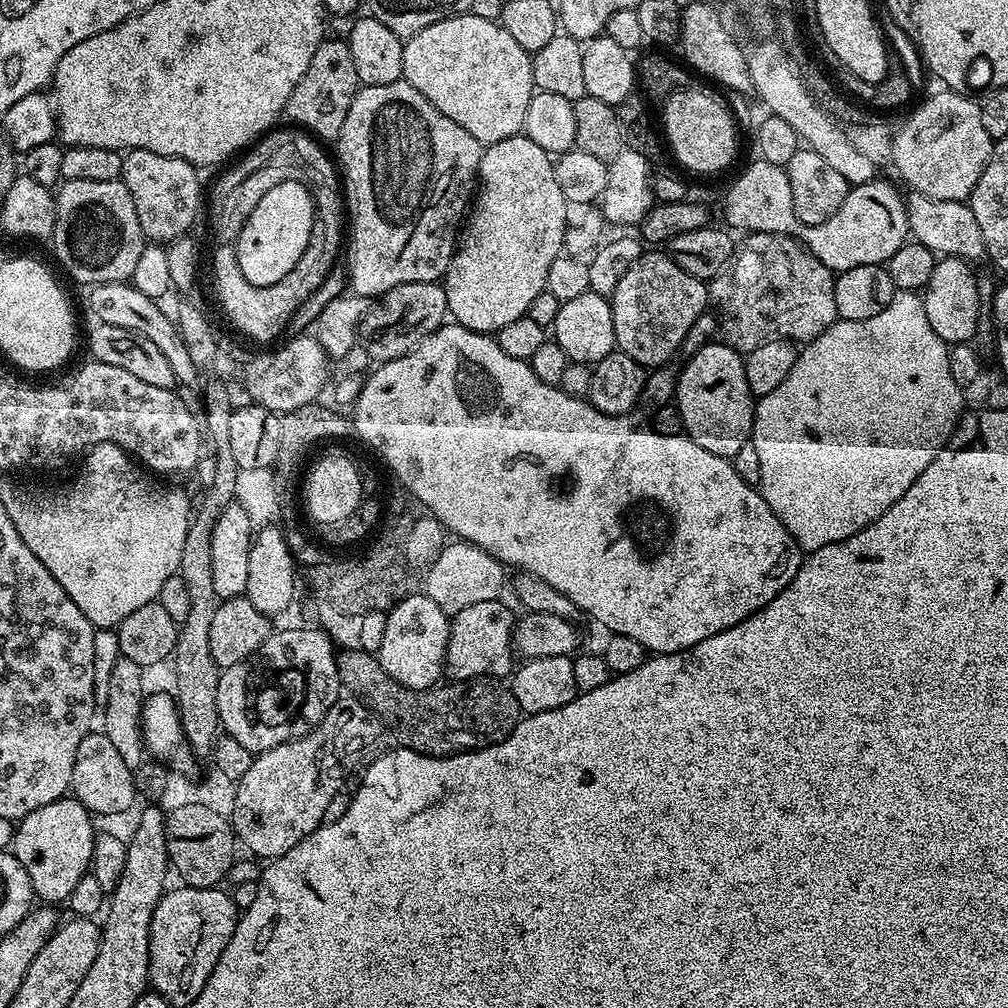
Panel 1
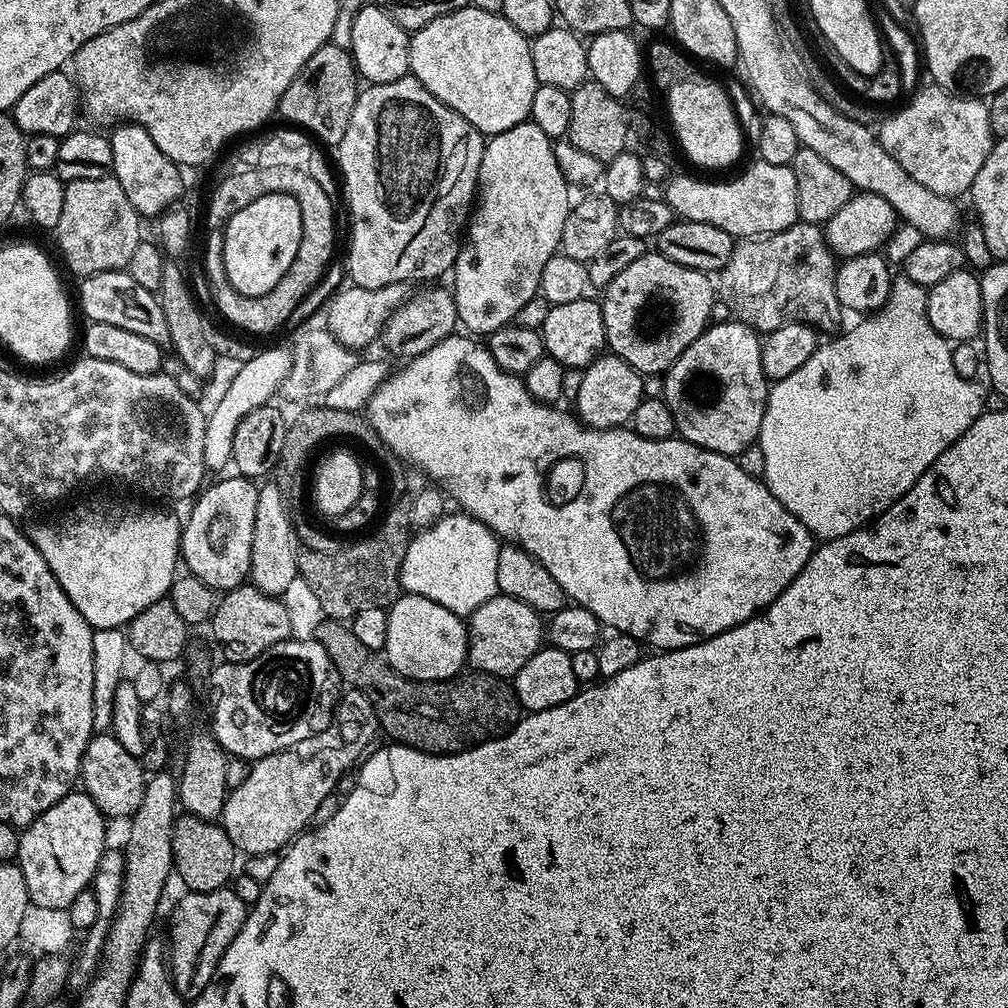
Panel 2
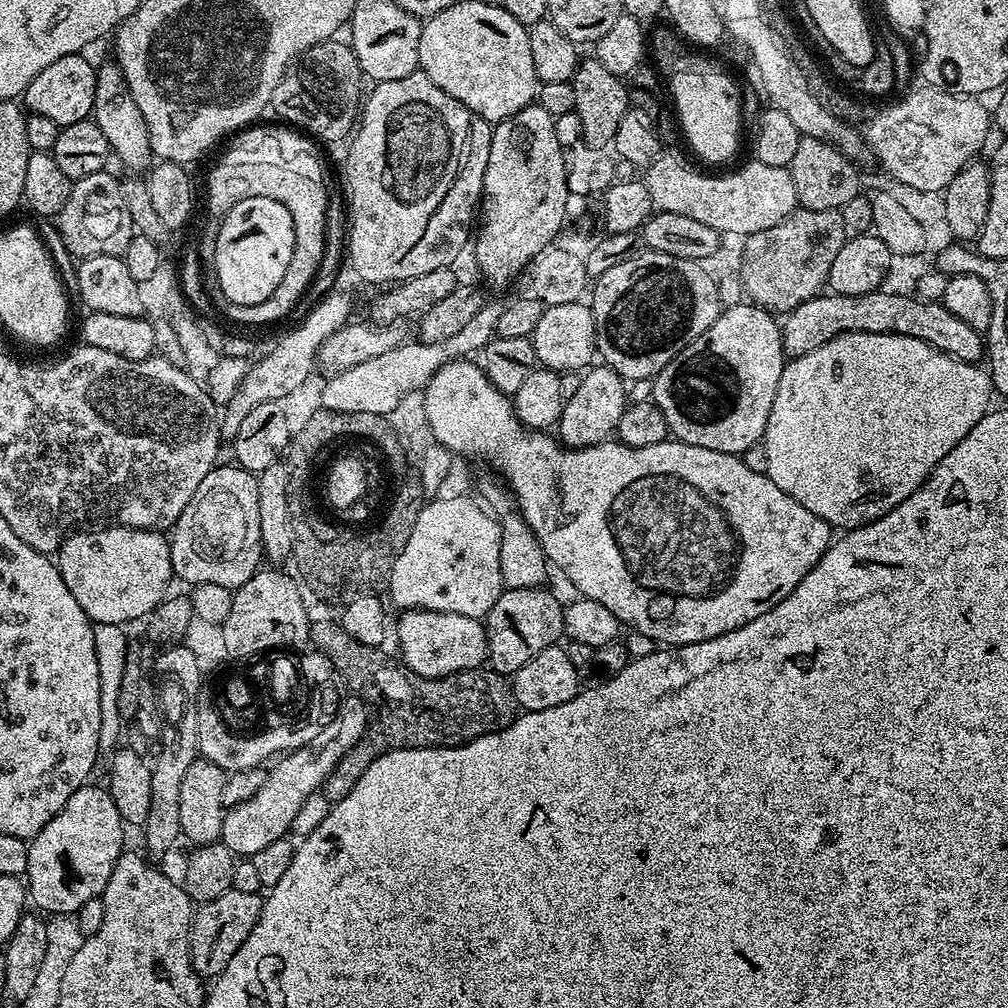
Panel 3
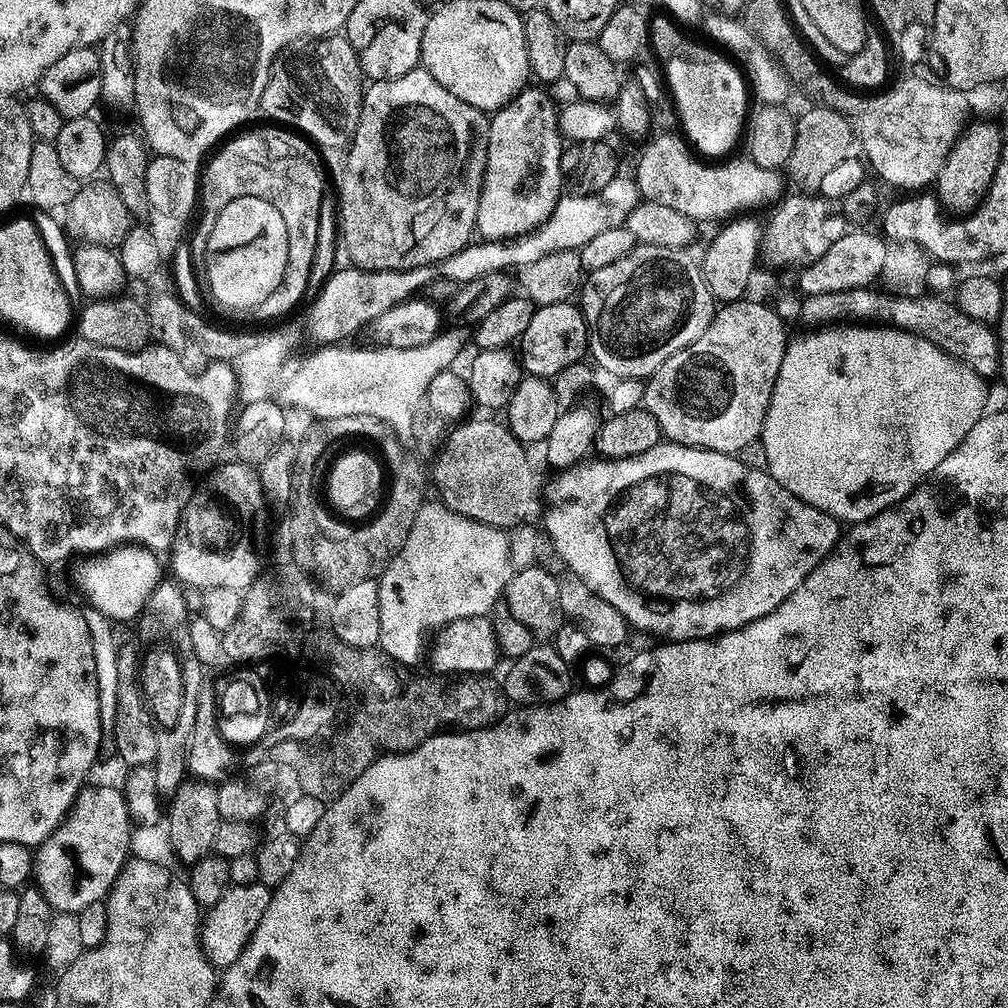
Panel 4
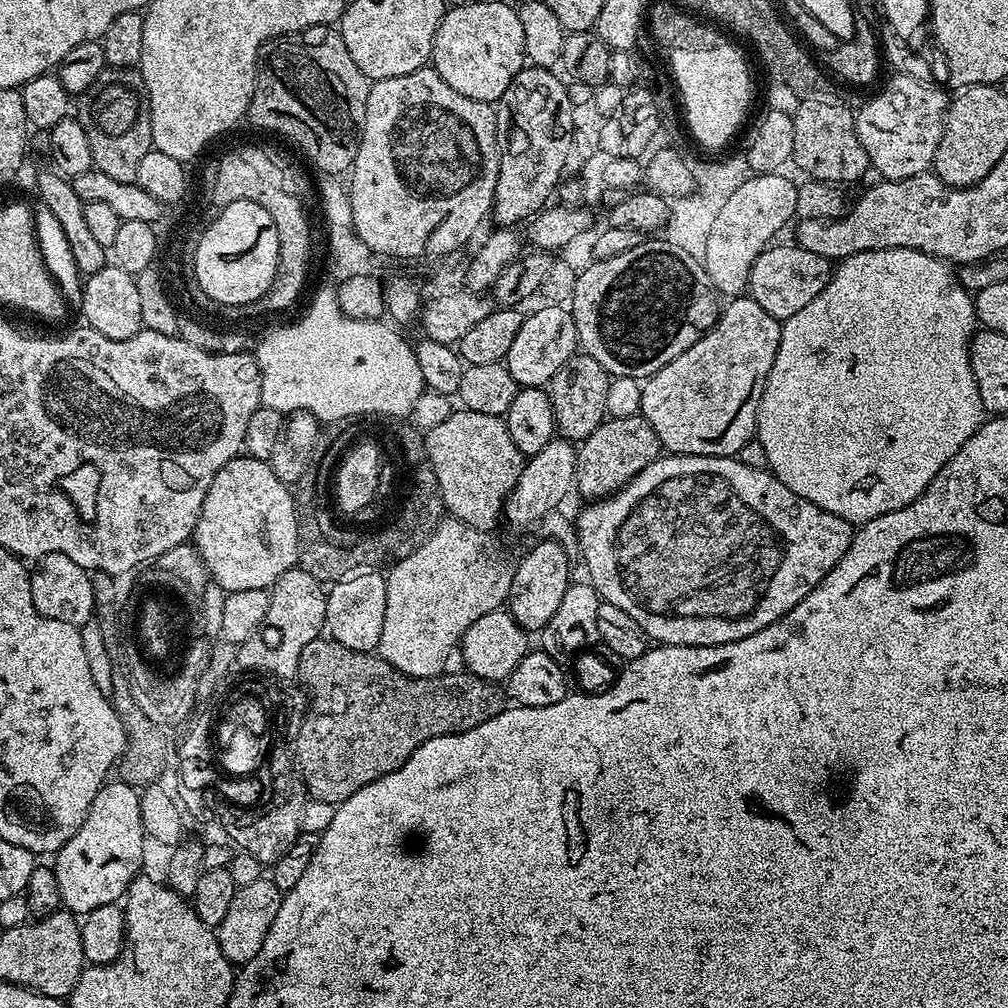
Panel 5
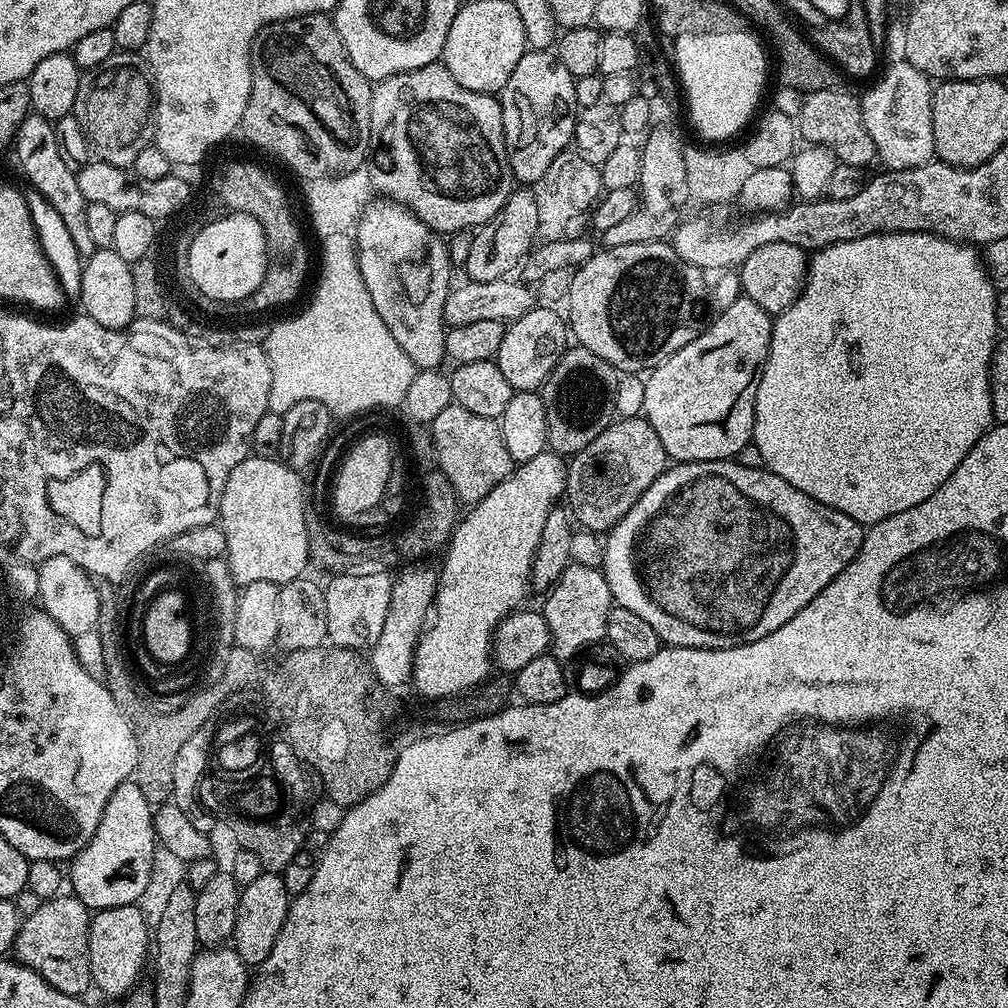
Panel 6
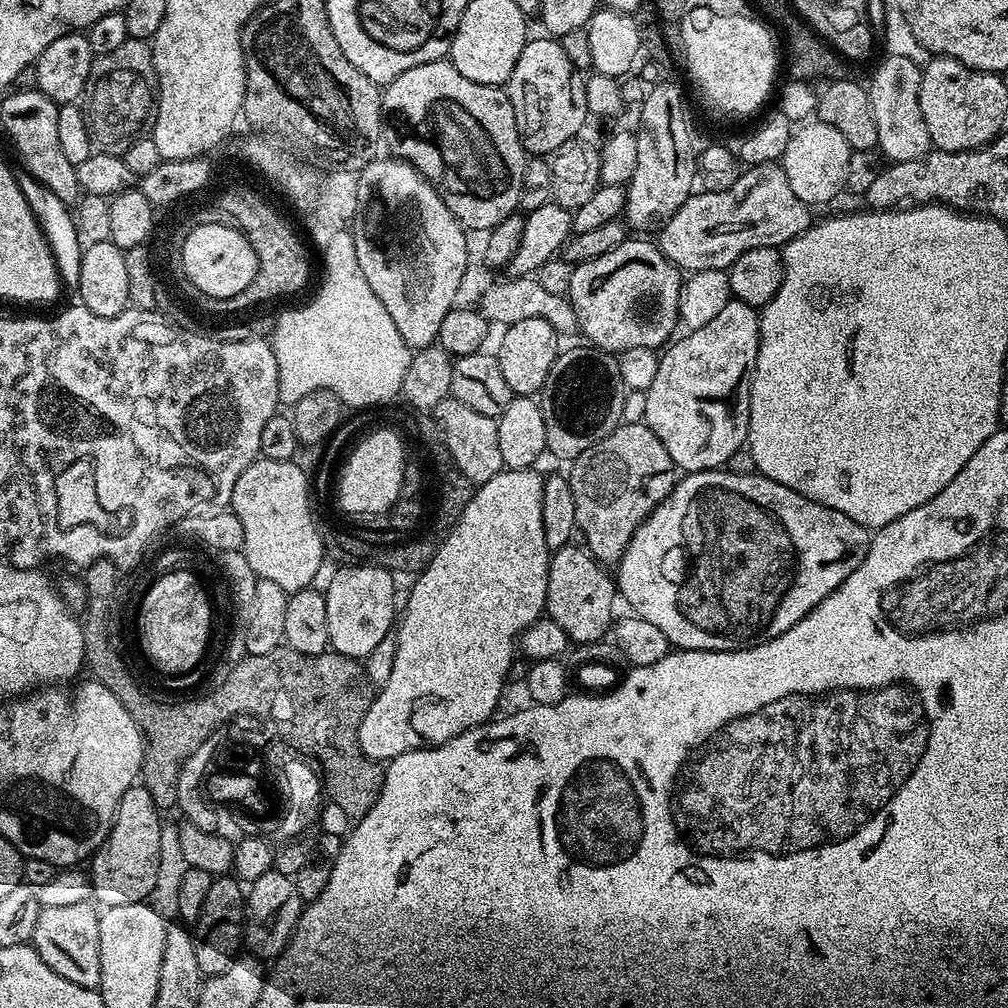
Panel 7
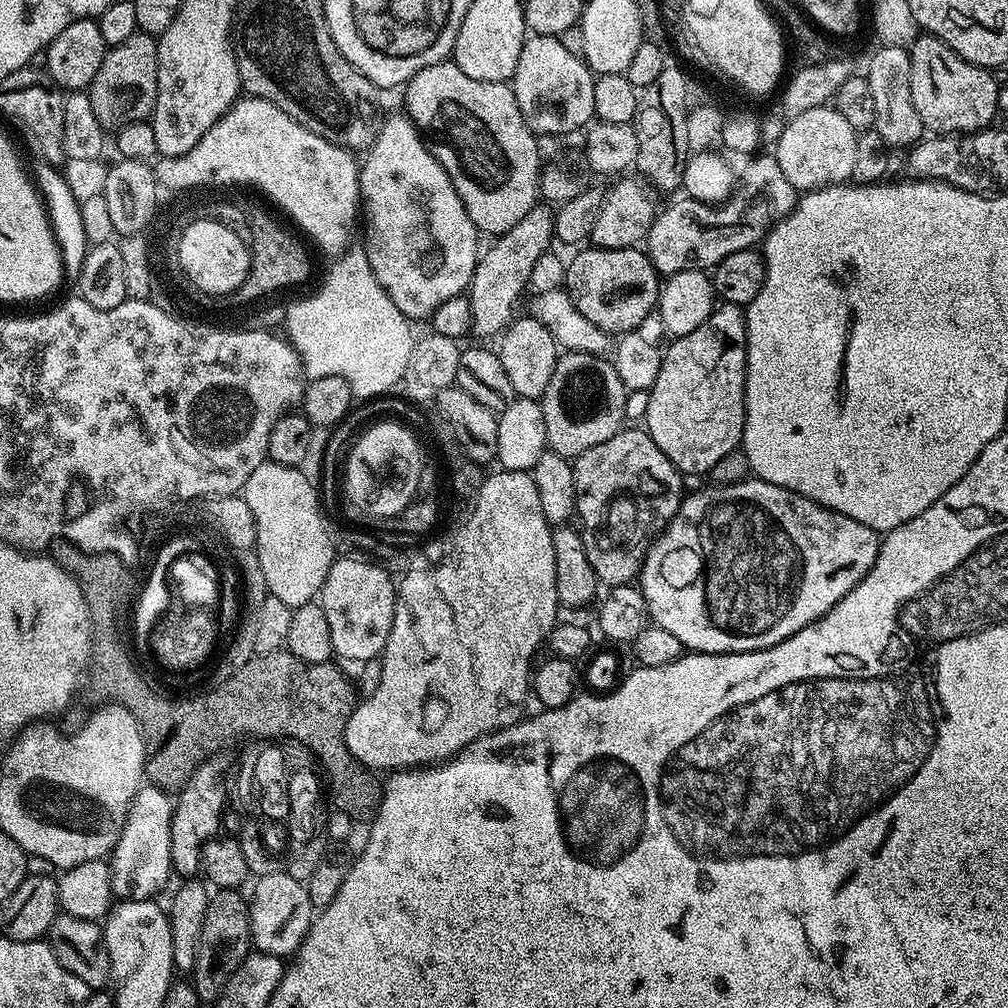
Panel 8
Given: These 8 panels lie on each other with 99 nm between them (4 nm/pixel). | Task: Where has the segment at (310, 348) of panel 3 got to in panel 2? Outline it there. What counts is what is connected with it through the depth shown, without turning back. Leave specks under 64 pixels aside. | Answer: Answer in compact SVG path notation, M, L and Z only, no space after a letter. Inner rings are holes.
M268 348L257 351L250 361L241 363L226 390L207 415L204 467L207 471L223 473L232 461L235 431L243 418L258 408L265 407L276 392L281 391L292 368L292 353L287 348ZM224 469L224 470L223 470Z

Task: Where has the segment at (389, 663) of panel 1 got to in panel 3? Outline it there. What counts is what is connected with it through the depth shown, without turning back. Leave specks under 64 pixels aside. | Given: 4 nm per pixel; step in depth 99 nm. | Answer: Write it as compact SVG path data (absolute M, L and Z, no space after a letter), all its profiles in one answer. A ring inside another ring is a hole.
M410 608L399 615L400 621L394 624L394 636L396 632L396 640L400 643L399 659L409 672L437 680L443 676L453 676L455 672L468 672L487 661L486 630L477 617L421 608Z

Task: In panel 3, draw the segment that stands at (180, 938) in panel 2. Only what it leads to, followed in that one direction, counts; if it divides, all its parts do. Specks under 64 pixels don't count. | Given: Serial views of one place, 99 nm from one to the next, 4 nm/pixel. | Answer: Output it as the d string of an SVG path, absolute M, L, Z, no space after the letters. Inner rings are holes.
M231 888L226 894L214 898L210 902L199 905L192 913L192 929L190 930L190 958L201 978L215 978L226 970L230 958L238 954L238 946L250 938L250 930L260 917L262 900L257 894L244 894Z

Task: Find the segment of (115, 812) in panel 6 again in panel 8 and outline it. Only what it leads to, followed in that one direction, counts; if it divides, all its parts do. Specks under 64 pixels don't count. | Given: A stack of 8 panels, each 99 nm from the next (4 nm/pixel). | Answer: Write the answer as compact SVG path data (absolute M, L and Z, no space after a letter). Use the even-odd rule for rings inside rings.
M151 782L145 783L136 791L122 834L107 861L113 897L120 900L151 900L157 895L155 892L163 890L168 875L173 875L170 854L173 807L173 797Z

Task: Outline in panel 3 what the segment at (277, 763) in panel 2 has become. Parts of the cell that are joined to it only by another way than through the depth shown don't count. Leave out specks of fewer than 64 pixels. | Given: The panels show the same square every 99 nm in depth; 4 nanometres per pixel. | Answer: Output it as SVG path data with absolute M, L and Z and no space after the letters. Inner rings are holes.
M348 694L341 699L332 721L309 744L281 755L271 765L273 768L267 769L262 786L258 786L256 793L241 799L239 804L231 805L224 813L220 840L231 850L233 856L251 858L258 854L258 850L270 846L270 842L285 839L291 833L294 818L306 798L323 789L324 781L336 769L338 762L345 759L365 739L369 727L368 705L359 696Z

